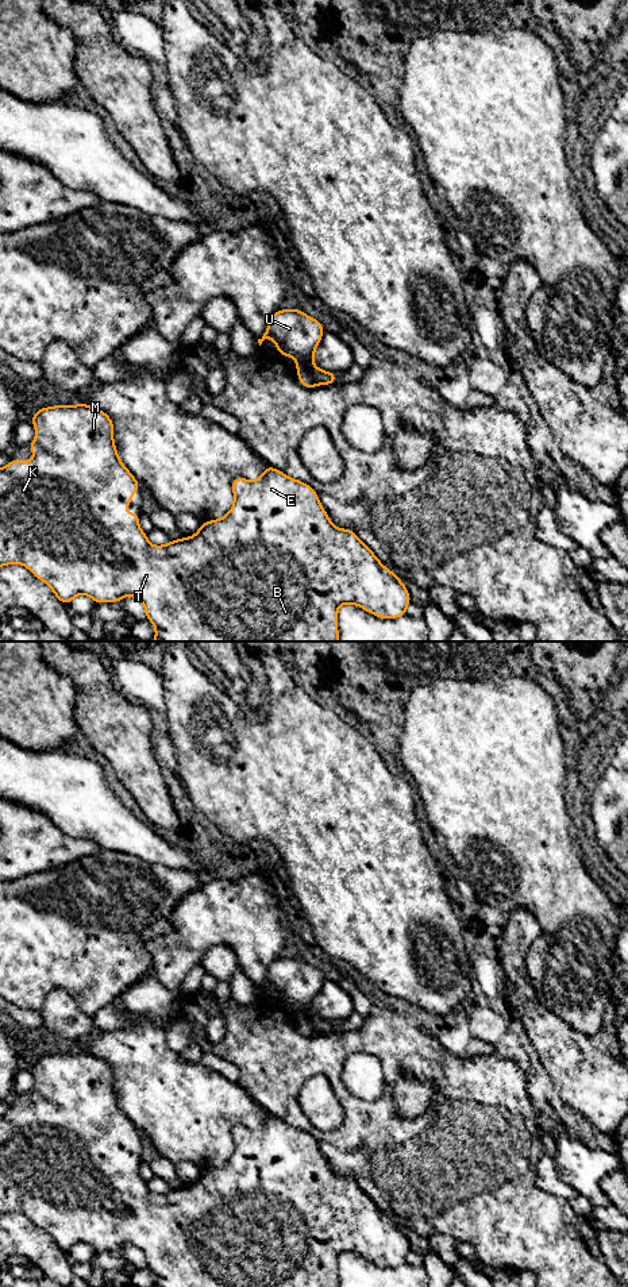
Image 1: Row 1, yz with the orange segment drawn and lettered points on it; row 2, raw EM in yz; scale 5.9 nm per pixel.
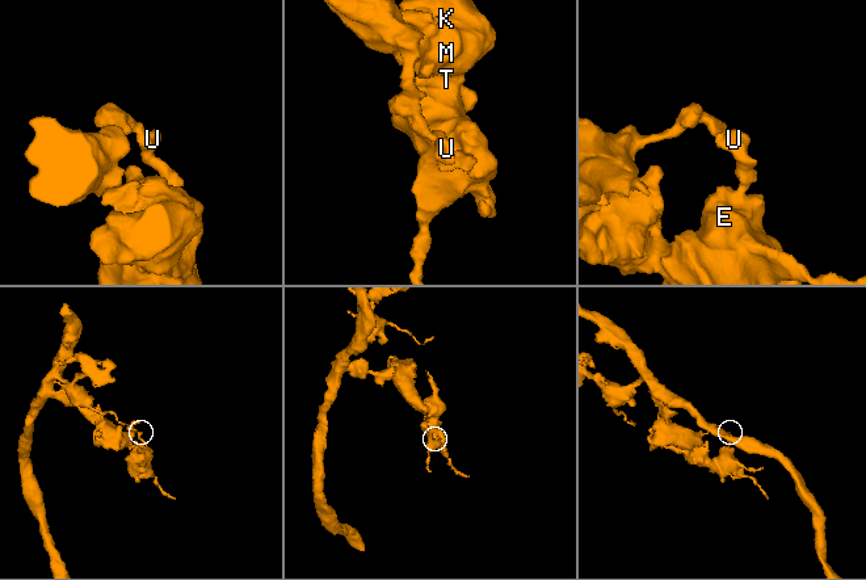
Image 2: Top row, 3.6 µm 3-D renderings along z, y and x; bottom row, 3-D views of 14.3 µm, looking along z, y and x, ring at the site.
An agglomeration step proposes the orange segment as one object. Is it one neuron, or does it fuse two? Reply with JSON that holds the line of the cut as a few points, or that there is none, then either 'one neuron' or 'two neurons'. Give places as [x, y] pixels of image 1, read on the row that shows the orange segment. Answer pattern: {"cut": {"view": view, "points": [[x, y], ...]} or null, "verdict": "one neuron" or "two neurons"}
{"cut": {"view": "yz", "points": [[297, 368], [304, 368], [318, 384]]}, "verdict": "two neurons"}

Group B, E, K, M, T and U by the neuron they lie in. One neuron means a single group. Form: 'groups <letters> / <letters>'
groups B E K M T / U

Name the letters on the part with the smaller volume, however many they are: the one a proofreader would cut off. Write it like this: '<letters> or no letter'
B, E, K, M, T

